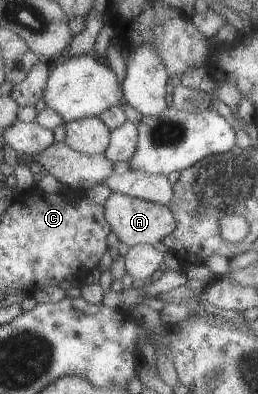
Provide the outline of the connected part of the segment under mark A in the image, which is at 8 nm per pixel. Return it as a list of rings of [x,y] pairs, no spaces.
[[[112,192],[103,202],[104,218],[109,224],[111,233],[127,247],[136,245],[153,245],[173,232],[175,220],[167,205],[153,203]]]

